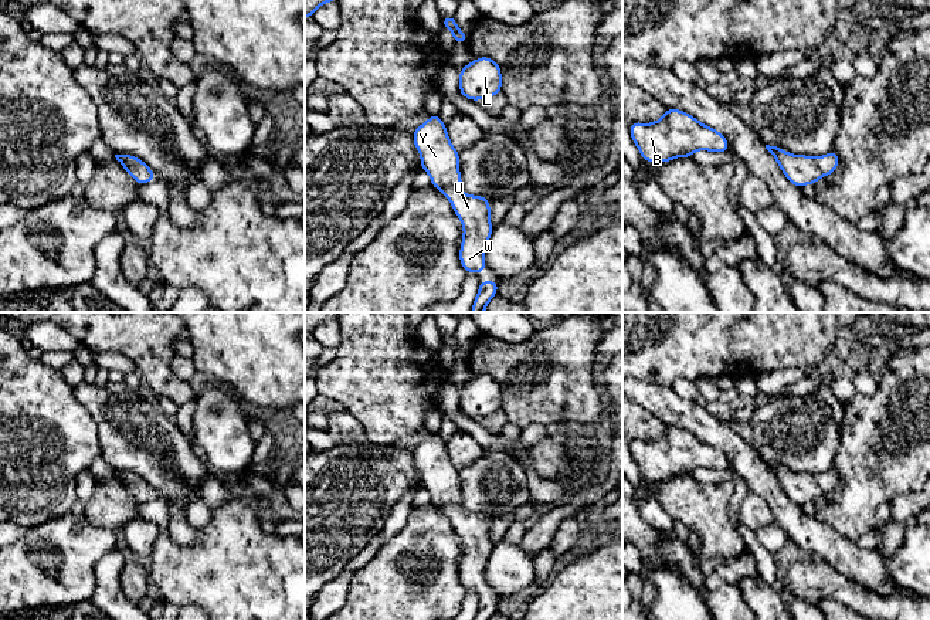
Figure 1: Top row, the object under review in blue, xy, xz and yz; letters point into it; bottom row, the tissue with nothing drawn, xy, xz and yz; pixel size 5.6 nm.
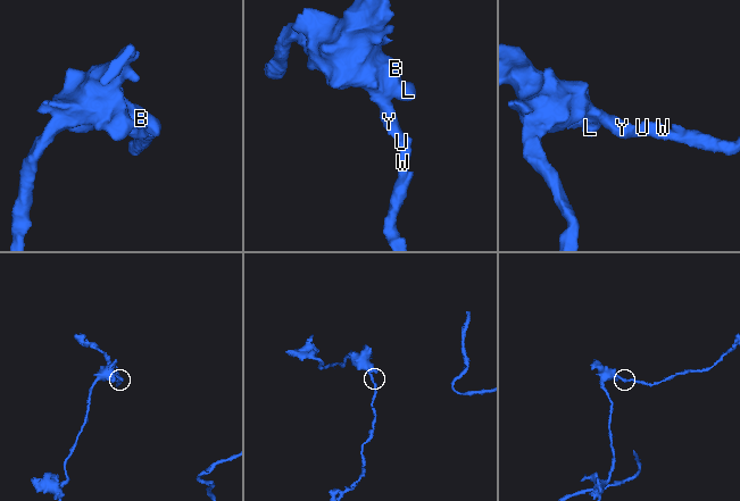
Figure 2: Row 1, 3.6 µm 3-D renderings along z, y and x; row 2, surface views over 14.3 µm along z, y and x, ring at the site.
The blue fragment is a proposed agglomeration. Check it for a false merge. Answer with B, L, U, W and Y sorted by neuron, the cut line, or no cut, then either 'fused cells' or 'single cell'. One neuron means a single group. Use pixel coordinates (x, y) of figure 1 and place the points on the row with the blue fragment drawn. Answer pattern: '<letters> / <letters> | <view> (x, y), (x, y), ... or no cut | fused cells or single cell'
B L U W Y | no cut | single cell

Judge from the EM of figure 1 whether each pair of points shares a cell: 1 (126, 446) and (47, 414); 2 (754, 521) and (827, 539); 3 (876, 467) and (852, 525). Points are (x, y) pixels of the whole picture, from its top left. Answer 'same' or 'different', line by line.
1: different
2: different
3: same

